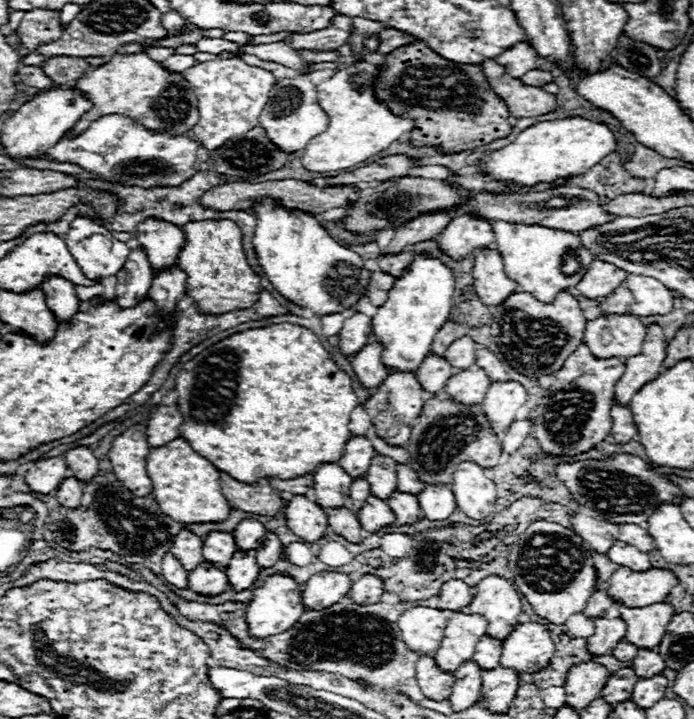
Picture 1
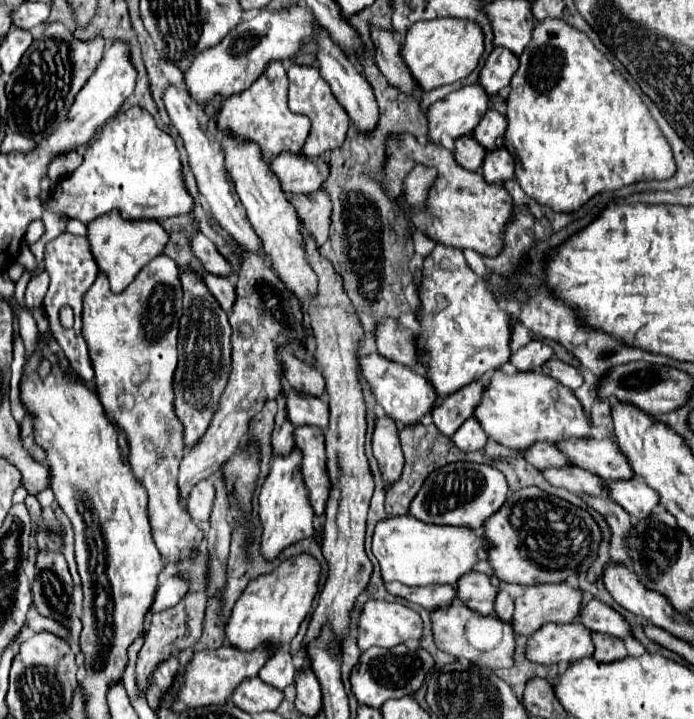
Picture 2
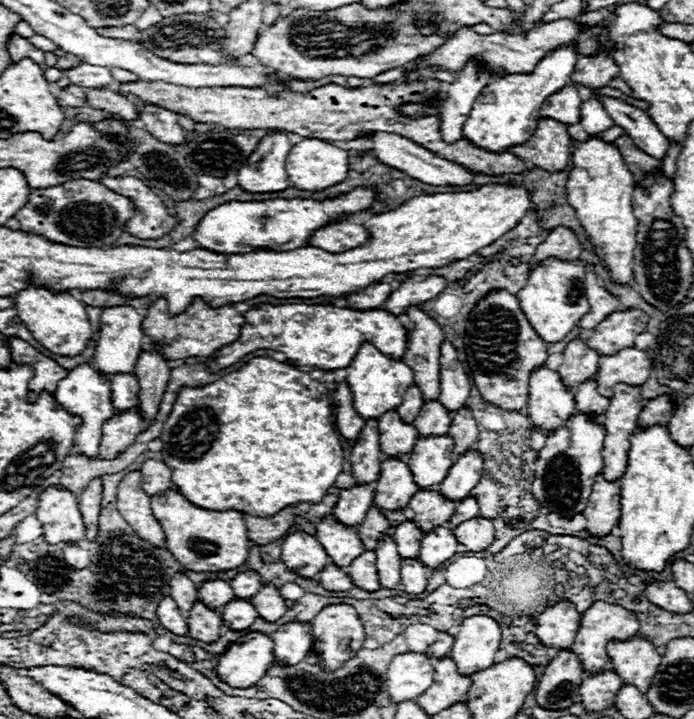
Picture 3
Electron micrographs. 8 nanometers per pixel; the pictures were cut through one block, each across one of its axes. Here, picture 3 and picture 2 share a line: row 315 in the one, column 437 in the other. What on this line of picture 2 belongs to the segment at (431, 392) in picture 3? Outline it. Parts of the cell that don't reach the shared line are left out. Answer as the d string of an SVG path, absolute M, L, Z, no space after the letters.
M478 380L478 382L472 382L464 388L460 388L458 392L446 396L442 400L440 406L436 406L432 410L432 418L434 418L434 424L438 426L438 430L446 436L452 436L476 410L484 390L486 390L486 384L484 380Z

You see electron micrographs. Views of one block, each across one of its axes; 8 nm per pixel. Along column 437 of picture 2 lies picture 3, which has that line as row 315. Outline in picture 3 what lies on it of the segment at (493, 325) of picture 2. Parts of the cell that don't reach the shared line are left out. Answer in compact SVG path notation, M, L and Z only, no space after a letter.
M318 304L308 308L294 306L268 306L268 308L252 308L246 314L246 324L242 326L240 338L234 344L222 346L218 350L218 356L212 360L206 360L206 366L210 372L220 372L222 368L232 366L238 362L238 342L246 344L248 352L264 348L264 350L276 350L284 352L288 360L294 360L298 366L310 366L320 368L324 372L338 370L350 366L356 352L364 342L374 344L382 354L400 360L406 352L406 340L408 330L398 322L396 316L388 314L386 310L366 310L366 312L354 312L348 308L336 308L330 304Z

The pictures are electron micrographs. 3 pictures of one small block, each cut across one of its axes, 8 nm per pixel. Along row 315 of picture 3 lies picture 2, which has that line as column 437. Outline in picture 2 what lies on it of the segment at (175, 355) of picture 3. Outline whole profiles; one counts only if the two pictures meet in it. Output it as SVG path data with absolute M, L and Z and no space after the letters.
M404 134L400 136L398 140L390 140L388 142L390 146L390 166L386 166L386 176L384 176L384 182L386 182L386 188L390 190L390 196L392 198L402 198L402 178L404 174L410 172L412 166L416 164L424 164L424 166L430 166L430 168L436 168L438 170L438 178L430 190L430 196L428 196L428 206L426 206L426 212L424 210L406 210L412 224L422 230L428 238L440 242L440 244L446 244L446 246L454 246L454 248L460 248L460 250L476 250L478 254L482 256L498 256L502 252L502 246L504 246L504 230L506 230L506 224L514 220L514 206L512 206L512 198L510 194L504 190L504 186L500 184L488 184L480 172L470 172L466 168L462 168L456 160L454 160L454 154L442 146L436 146L432 142L428 142L426 146L422 146L414 136L410 134Z

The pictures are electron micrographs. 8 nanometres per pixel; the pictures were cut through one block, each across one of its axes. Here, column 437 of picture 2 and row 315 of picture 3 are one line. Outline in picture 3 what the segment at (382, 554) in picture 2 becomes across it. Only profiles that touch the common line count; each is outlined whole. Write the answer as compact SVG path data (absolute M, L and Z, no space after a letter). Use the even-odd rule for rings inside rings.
M544 260L538 264L530 274L526 286L516 294L520 300L520 308L530 320L532 328L542 336L544 342L560 342L564 340L570 330L578 324L578 320L590 310L588 300L584 298L584 268L576 262L562 262L562 260ZM572 288L576 290L576 298L570 298Z

